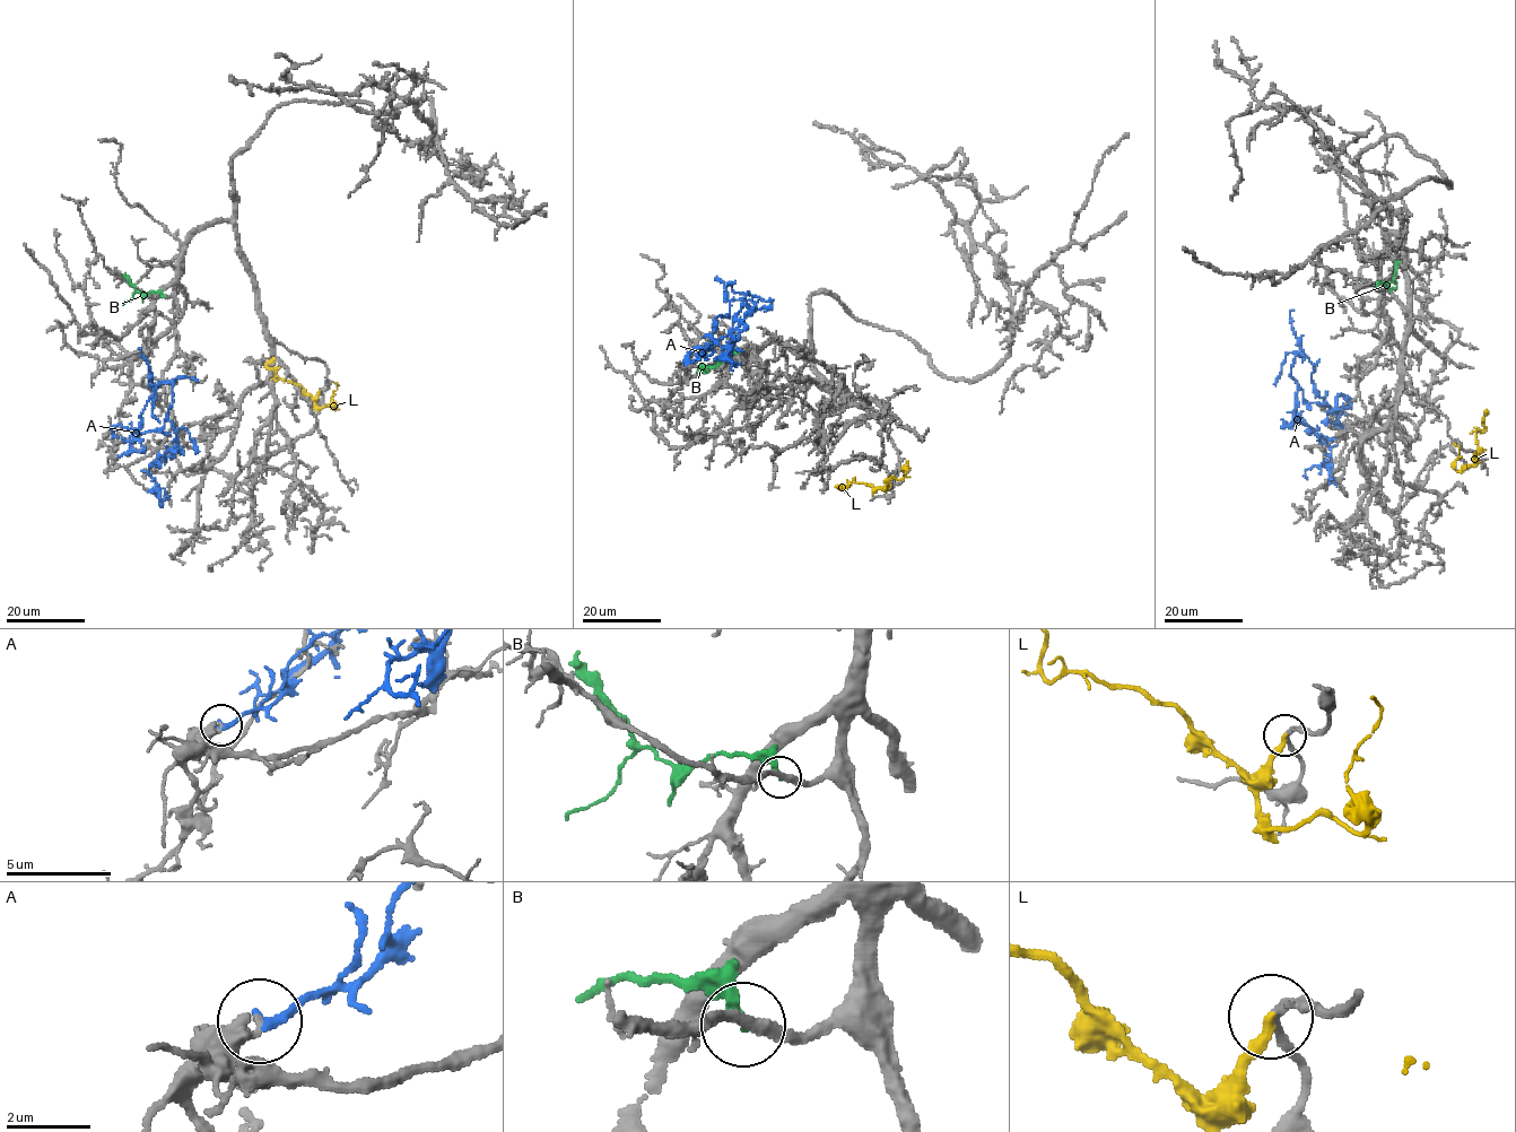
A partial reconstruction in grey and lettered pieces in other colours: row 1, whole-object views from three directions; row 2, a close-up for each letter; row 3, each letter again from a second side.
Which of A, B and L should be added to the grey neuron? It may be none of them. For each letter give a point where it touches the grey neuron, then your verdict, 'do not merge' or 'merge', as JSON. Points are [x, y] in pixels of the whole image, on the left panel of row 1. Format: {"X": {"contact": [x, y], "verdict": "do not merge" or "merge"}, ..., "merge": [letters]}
{"A": {"contact": [118, 456], "verdict": "do not merge"}, "B": {"contact": [163, 296], "verdict": "do not merge"}, "L": {"contact": [320, 390], "verdict": "do not merge"}, "merge": []}

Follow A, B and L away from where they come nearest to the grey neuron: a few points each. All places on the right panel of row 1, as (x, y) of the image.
A: (1342, 426), (1298, 389), (1297, 420), (1330, 450), (1329, 463), (1313, 464), (1307, 479)
B: (1375, 287), (1382, 281), (1391, 281), (1395, 264), (1400, 260)
L: (1474, 452), (1475, 432), (1484, 430), (1482, 419), (1487, 412)

